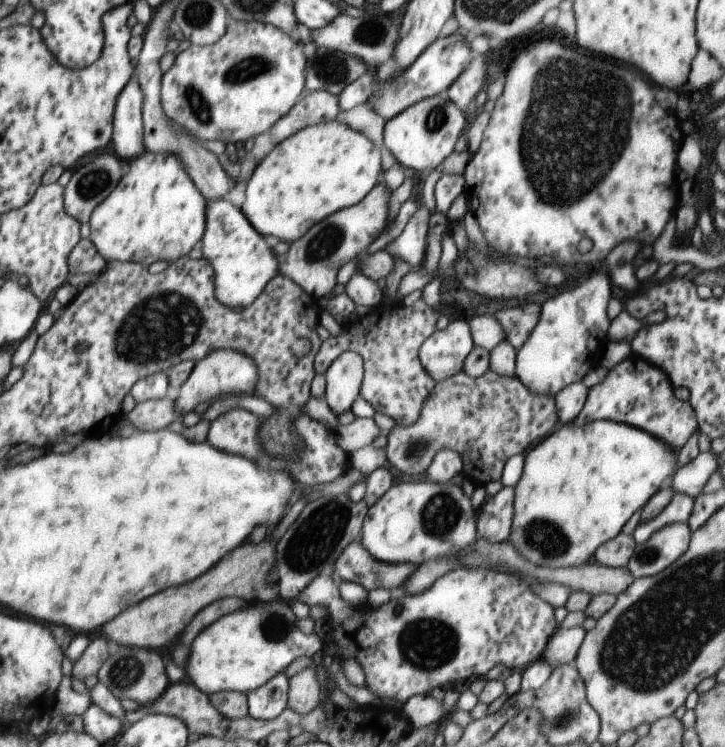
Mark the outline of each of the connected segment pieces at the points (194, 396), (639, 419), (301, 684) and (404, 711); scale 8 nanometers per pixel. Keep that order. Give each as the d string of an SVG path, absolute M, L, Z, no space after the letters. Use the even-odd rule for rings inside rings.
M221 348L221 350L213 350L209 356L205 356L203 360L196 362L195 368L189 380L174 393L175 408L181 414L187 414L203 404L210 402L213 398L219 398L223 394L246 394L252 392L256 394L257 384L259 384L259 368L257 362L247 356L241 350L231 350L231 348Z
M630 358L621 361L619 366L615 365L612 369L607 370L606 377L601 382L588 388L584 406L581 408L580 414L573 418L572 423L575 426L585 426L589 421L596 420L625 422L629 426L636 427L637 430L645 430L655 438L661 438L661 442L669 444L669 448L679 450L687 442L687 438L697 430L696 414L693 414L694 410L691 410L692 406L687 404L687 401L673 398L669 381L664 371L659 370L657 366L653 366L647 360Z
M321 650L317 651L313 657L314 665L289 678L289 702L287 702L287 706L299 714L311 714L322 700L321 690L317 684L317 668L321 666L321 656L324 655Z
M417 694L404 702L400 714L413 729L438 724L439 718L445 713L441 701L433 700L430 695Z

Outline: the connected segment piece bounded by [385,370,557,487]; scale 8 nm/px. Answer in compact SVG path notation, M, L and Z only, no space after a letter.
M462 370L449 378L436 381L436 386L428 394L420 410L420 416L409 426L394 426L386 436L385 457L390 466L403 474L422 474L432 458L440 450L447 449L465 454L465 471L463 476L474 486L484 487L488 482L499 480L506 459L513 454L521 454L529 444L539 442L549 432L553 432L557 414L555 398L533 394L521 384L517 377L508 377L487 371L478 377L467 376Z

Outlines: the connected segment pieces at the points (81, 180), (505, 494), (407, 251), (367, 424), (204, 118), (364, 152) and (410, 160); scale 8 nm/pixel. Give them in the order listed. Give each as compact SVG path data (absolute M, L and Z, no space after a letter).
M101 154L97 160L85 164L75 172L65 190L65 206L80 223L90 222L93 210L107 200L123 178L121 158L115 154Z
M502 486L501 490L493 496L488 496L482 502L476 514L475 529L481 530L476 536L481 540L499 544L507 540L509 522L512 519L513 487Z
M419 202L419 208L407 220L399 236L385 246L385 252L395 254L397 258L401 256L405 262L409 262L411 268L419 268L423 264L427 248L427 218L429 214Z
M357 418L347 425L338 424L333 432L335 434L335 444L341 450L349 453L371 444L373 439L380 434L373 418Z
M231 19L231 24L228 26L228 32L221 38L219 42L213 45L199 46L191 44L189 48L181 51L176 57L172 66L163 76L162 88L162 103L165 114L177 124L185 127L187 131L200 140L221 140L223 143L232 142L240 148L249 139L254 139L259 134L271 130L281 118L287 116L293 107L300 101L306 93L307 80L307 56L303 51L303 46L307 45L305 41L295 38L283 30L279 30L273 24L265 24L265 22L257 22L257 20L235 20Z
M333 119L280 141L255 168L241 209L262 235L294 243L317 222L361 201L376 186L379 172L381 160L373 143Z
M445 94L424 98L386 121L383 126L382 147L387 148L396 162L407 172L423 176L441 164L455 146L459 130L463 126L461 110L457 110Z

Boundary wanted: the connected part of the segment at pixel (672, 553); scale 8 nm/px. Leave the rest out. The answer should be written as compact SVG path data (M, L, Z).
M687 523L661 526L645 542L635 543L625 567L634 579L660 573L679 560L689 544L691 531Z

